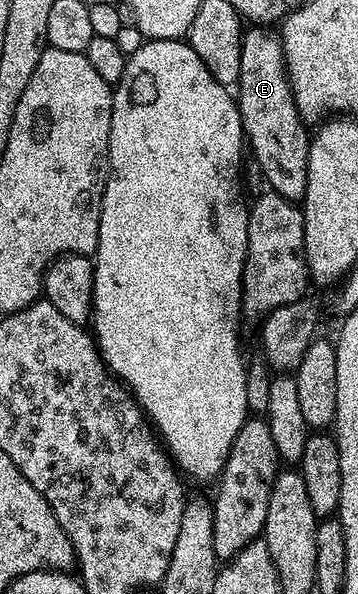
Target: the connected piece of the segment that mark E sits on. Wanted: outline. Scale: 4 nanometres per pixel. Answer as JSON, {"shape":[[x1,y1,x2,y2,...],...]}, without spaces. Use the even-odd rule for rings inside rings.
{"shape":[[250,27,243,32,236,100,249,152,250,149,254,152,258,169,270,184,267,185,269,192,279,193,284,199,298,203,308,191,311,134,294,102,290,77,286,74,282,38,272,30,270,27]]}

